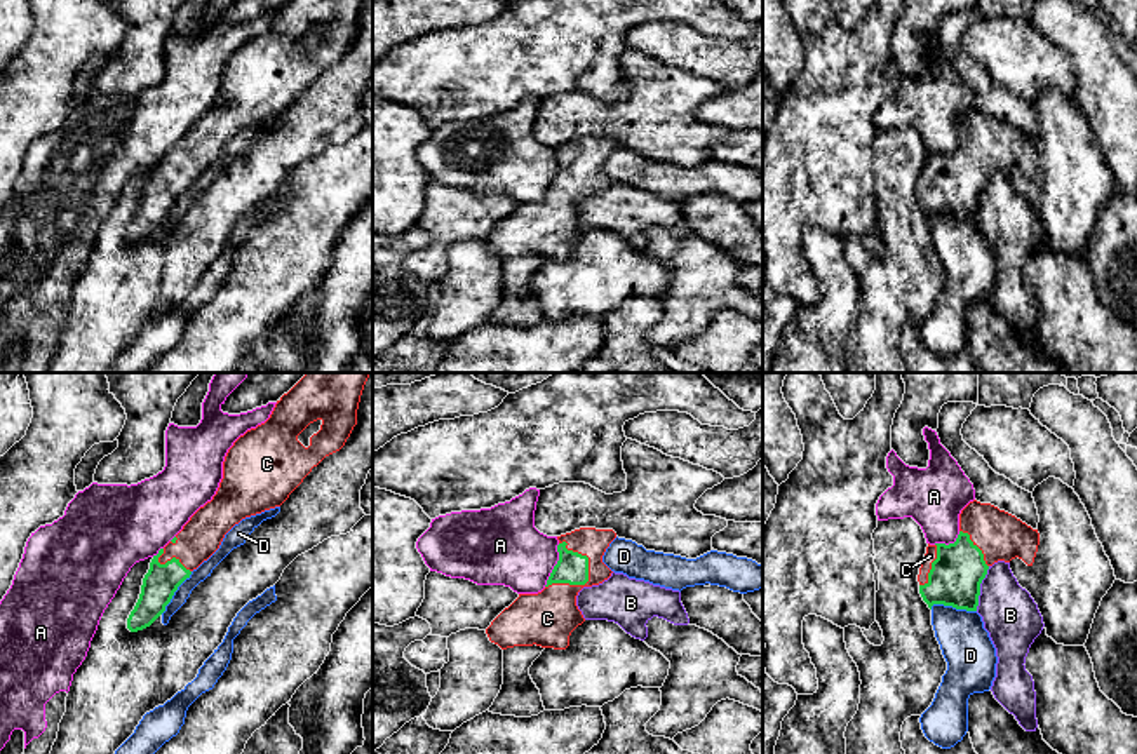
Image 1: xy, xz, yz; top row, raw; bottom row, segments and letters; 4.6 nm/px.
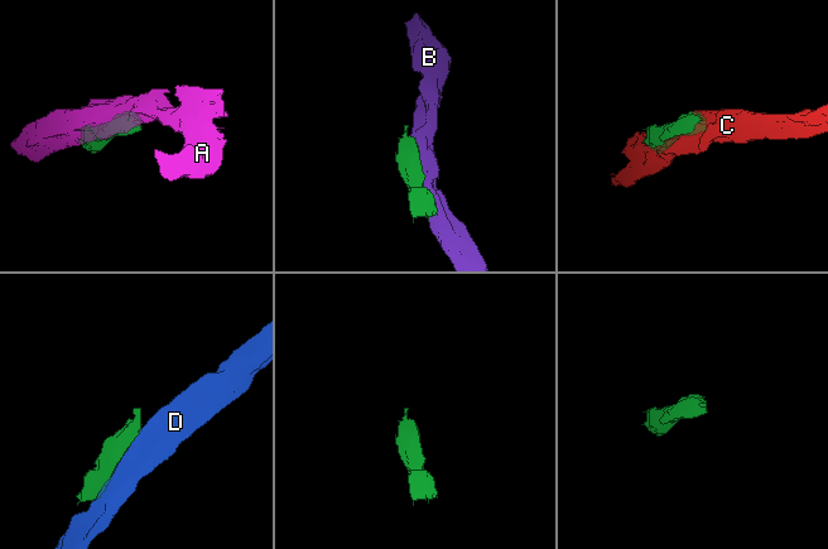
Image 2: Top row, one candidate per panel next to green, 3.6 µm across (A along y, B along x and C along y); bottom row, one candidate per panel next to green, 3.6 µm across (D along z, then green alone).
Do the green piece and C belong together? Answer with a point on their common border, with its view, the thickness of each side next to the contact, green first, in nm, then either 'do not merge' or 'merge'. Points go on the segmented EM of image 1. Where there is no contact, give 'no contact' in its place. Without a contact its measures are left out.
meets green in xz at (577, 584); 150 nm thick on the green side, 260 nm on the other; merge

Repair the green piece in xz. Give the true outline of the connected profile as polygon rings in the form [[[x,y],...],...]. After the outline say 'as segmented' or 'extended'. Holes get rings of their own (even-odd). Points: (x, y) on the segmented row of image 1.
[[[580,528],[557,536],[559,561],[538,594],[519,594],[486,629],[491,643],[501,650],[542,646],[566,650],[571,632],[585,622],[576,606],[583,587],[599,585],[611,576],[602,562],[613,529]]] | extended

